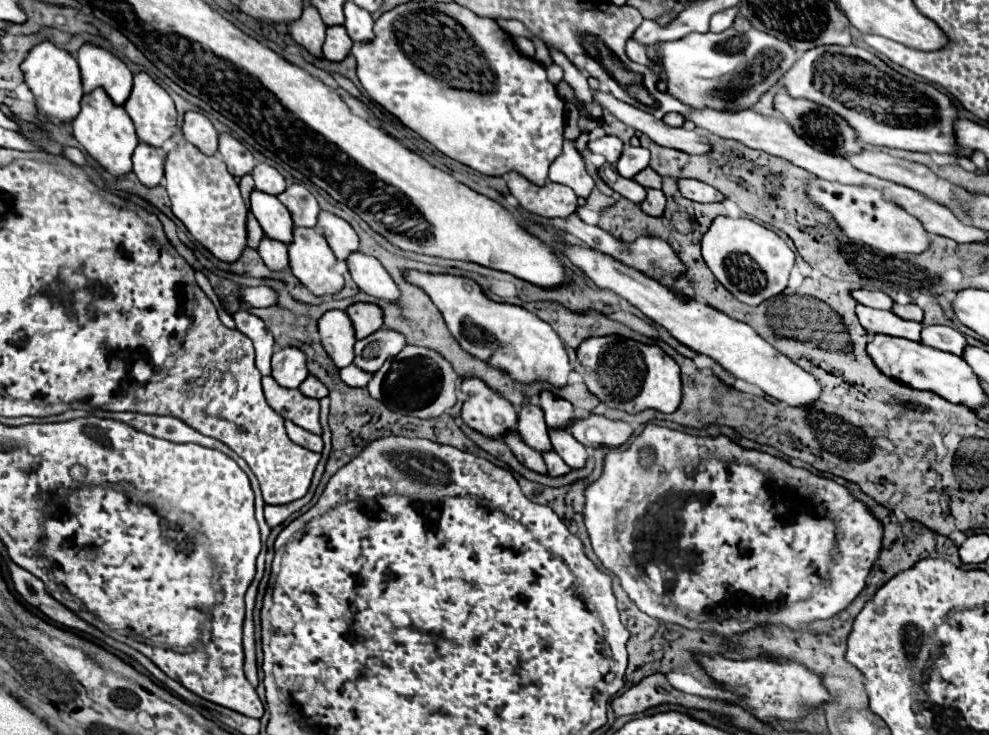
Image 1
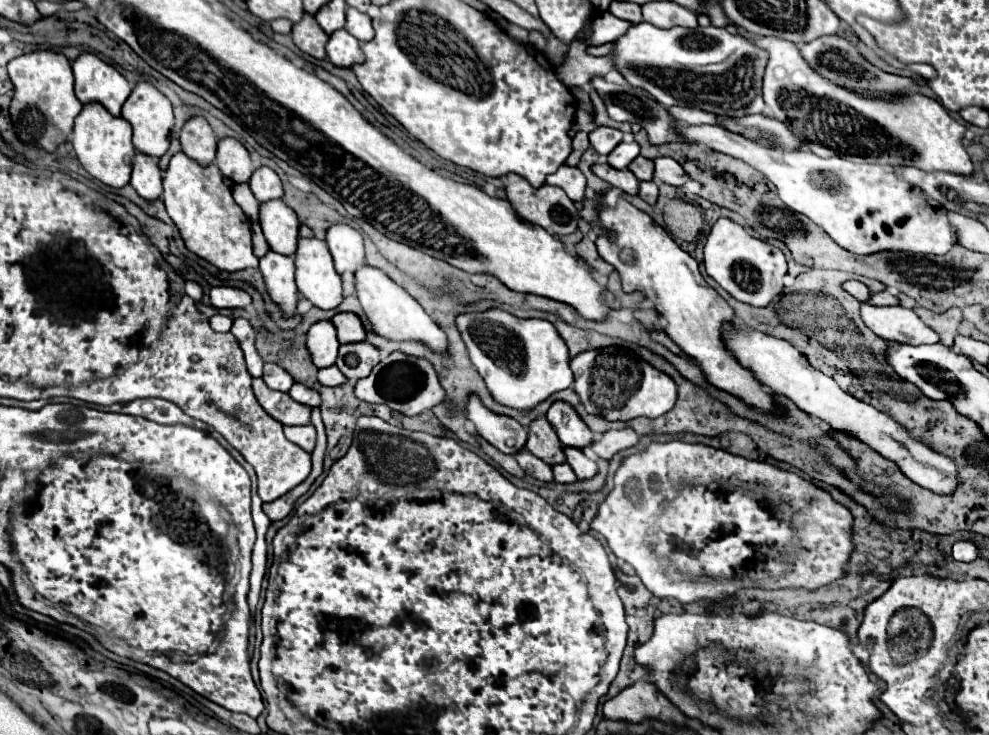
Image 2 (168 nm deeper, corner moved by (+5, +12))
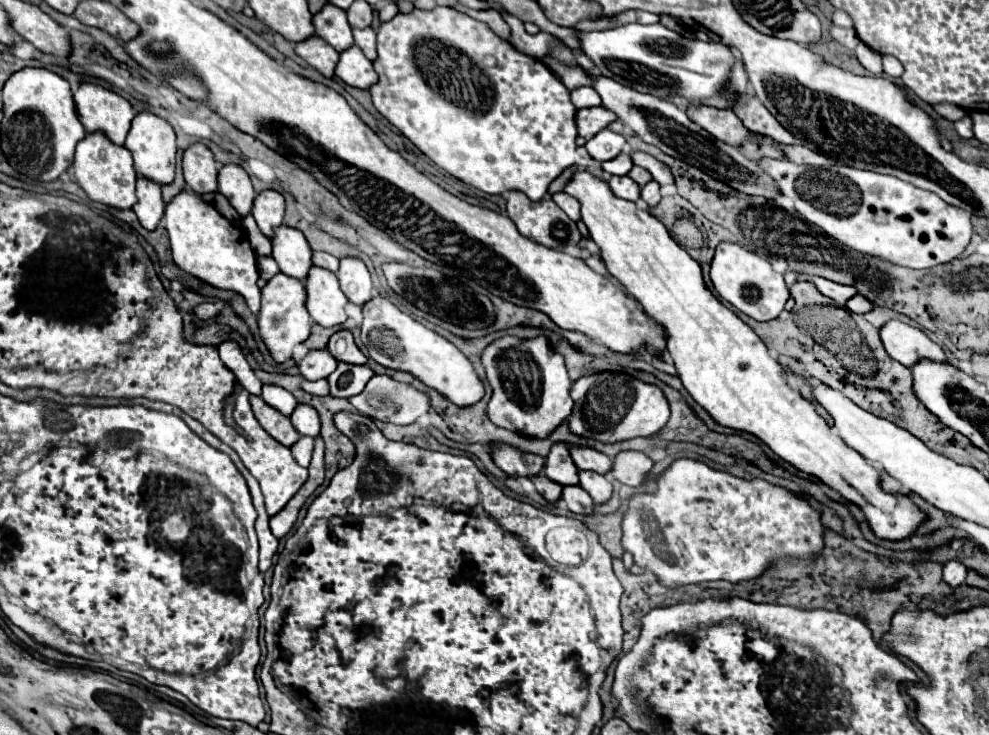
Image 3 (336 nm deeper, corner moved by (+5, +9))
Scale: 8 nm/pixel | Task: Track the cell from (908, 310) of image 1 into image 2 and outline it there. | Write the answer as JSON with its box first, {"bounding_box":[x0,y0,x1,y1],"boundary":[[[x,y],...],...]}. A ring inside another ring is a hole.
{"bounding_box":[868,290,900,306],"boundary":[[[888,290],[878,292],[878,294],[872,294],[868,302],[870,302],[870,304],[876,304],[876,306],[896,306],[896,304],[900,304],[898,298],[892,296]]]}

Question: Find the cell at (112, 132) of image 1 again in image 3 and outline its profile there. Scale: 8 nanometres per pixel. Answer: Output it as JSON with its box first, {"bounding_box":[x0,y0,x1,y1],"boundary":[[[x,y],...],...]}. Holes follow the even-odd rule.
{"bounding_box":[74,135,136,209],"boundary":[[[86,135],[74,155],[74,171],[76,181],[84,189],[90,201],[104,203],[108,207],[116,209],[132,209],[136,203],[134,187],[136,187],[136,171],[132,167],[132,155],[128,155],[126,147],[116,147],[114,143],[108,143],[104,135]]]}

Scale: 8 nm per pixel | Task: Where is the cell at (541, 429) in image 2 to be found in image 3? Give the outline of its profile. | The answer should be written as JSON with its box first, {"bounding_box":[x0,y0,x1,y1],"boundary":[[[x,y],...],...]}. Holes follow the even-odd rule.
{"bounding_box":[544,443,580,487],"boundary":[[[556,443],[556,447],[552,447],[548,459],[546,459],[546,467],[544,473],[550,481],[568,487],[568,485],[580,485],[578,479],[578,467],[574,465],[568,449],[562,443]]]}

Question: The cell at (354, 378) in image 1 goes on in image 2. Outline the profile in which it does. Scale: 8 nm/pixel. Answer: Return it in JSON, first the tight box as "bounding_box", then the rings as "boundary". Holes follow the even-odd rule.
{"bounding_box":[318,364,348,386],"boundary":[[[332,364],[332,366],[322,368],[322,370],[318,372],[318,380],[320,380],[324,386],[340,386],[340,384],[344,384],[348,378],[338,370],[336,364]]]}

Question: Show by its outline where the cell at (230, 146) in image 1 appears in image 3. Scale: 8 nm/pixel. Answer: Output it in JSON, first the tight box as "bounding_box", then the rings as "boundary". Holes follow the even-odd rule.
{"bounding_box":[218,165,256,217],"boundary":[[[224,165],[218,175],[218,191],[230,201],[240,217],[250,215],[256,193],[248,173],[240,165]]]}

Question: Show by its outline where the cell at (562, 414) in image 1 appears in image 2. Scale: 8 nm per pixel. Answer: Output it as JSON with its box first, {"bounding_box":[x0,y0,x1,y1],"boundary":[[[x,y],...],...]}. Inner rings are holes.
{"bounding_box":[546,400,596,448],"boundary":[[[564,400],[552,402],[546,418],[552,424],[552,428],[556,430],[558,438],[560,438],[560,442],[564,446],[586,448],[596,438],[596,434],[590,432],[590,428],[578,416],[578,412],[574,410],[574,406],[568,404],[568,402],[564,402]]]}

